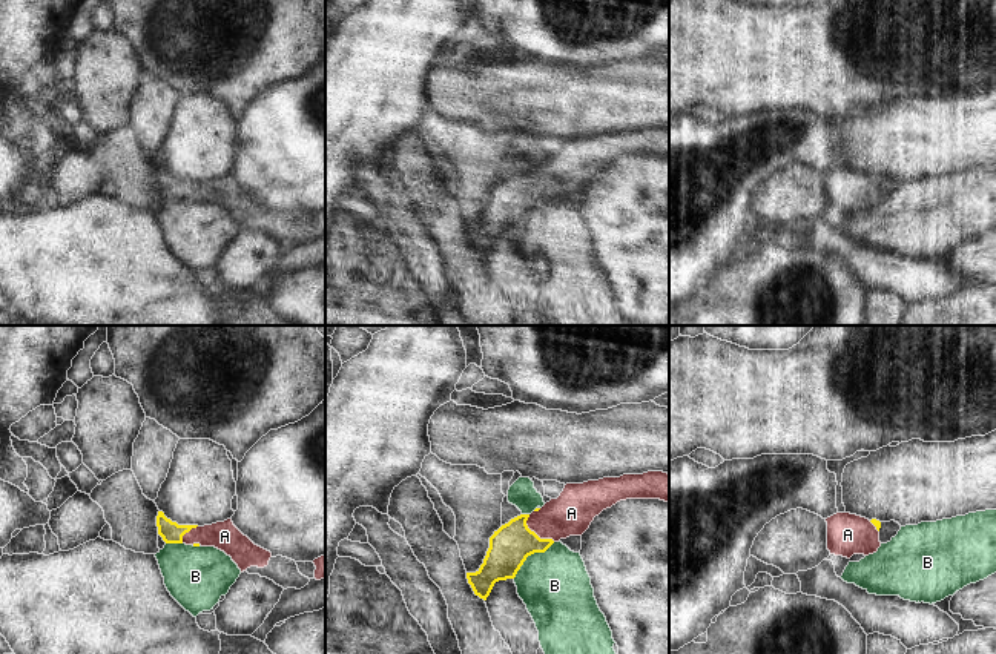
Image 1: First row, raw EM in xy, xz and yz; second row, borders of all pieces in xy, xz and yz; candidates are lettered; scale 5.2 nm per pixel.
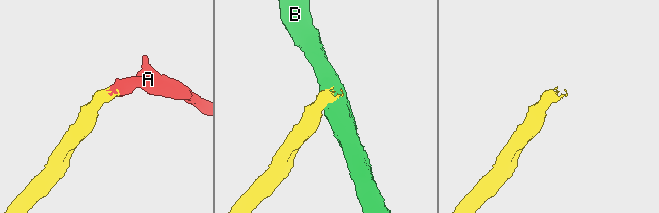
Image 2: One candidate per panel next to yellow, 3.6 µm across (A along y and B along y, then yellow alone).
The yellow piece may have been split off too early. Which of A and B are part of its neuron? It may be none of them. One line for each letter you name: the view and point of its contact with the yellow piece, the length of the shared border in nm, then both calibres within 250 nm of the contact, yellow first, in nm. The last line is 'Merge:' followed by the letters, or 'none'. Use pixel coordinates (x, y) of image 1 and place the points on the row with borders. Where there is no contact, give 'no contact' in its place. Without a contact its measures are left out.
A: meets yellow in xz at (534, 533); contact 200 nm long; 220 nm thick on the yellow side, 220 nm on the other
Merge: A

